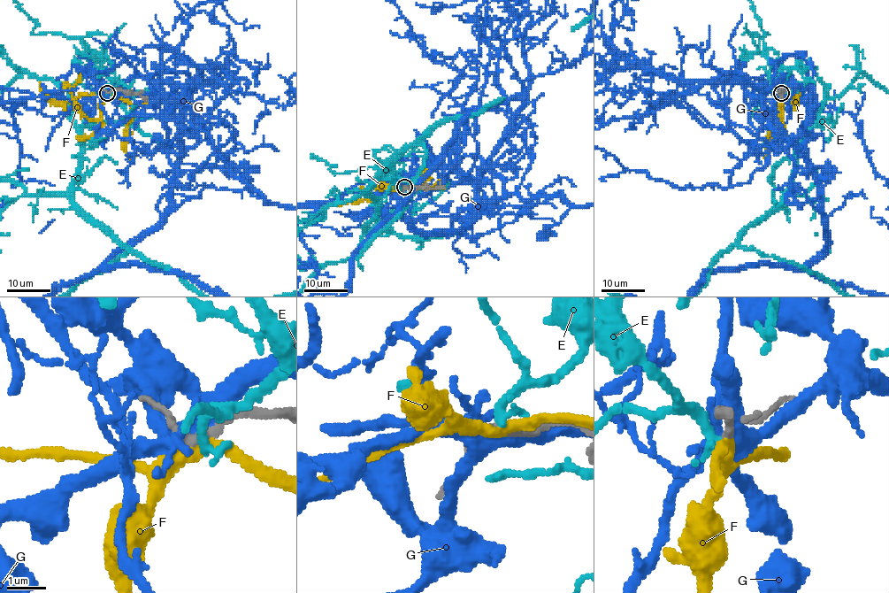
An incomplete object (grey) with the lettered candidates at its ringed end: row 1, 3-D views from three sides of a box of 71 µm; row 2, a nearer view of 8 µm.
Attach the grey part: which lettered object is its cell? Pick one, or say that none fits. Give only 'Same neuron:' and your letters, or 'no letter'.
Same neuron: no letter

